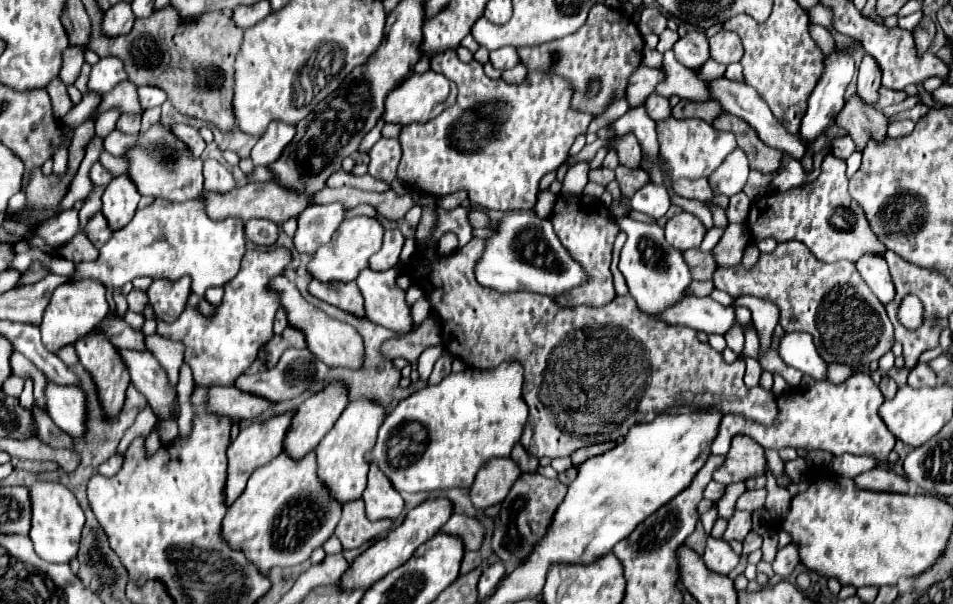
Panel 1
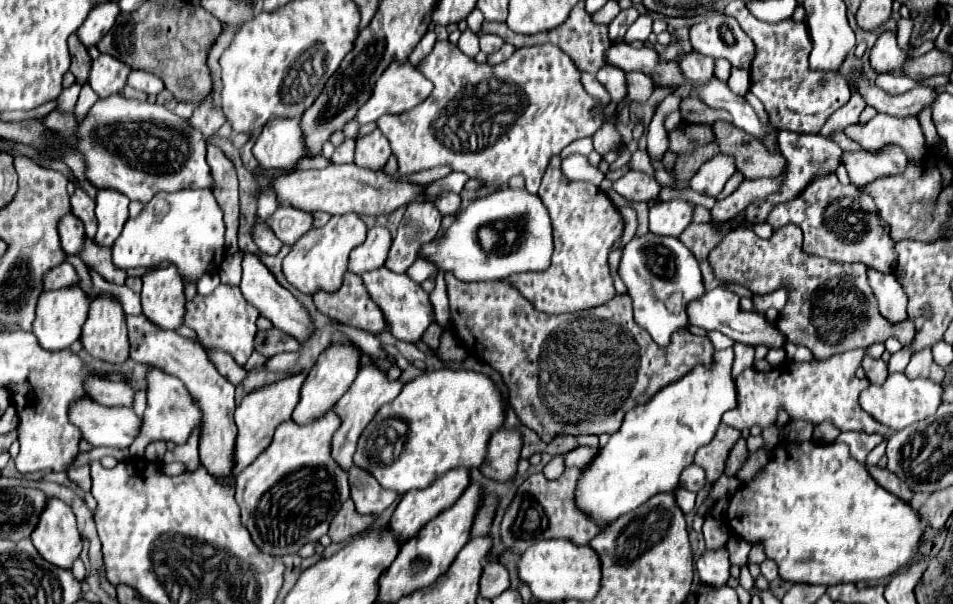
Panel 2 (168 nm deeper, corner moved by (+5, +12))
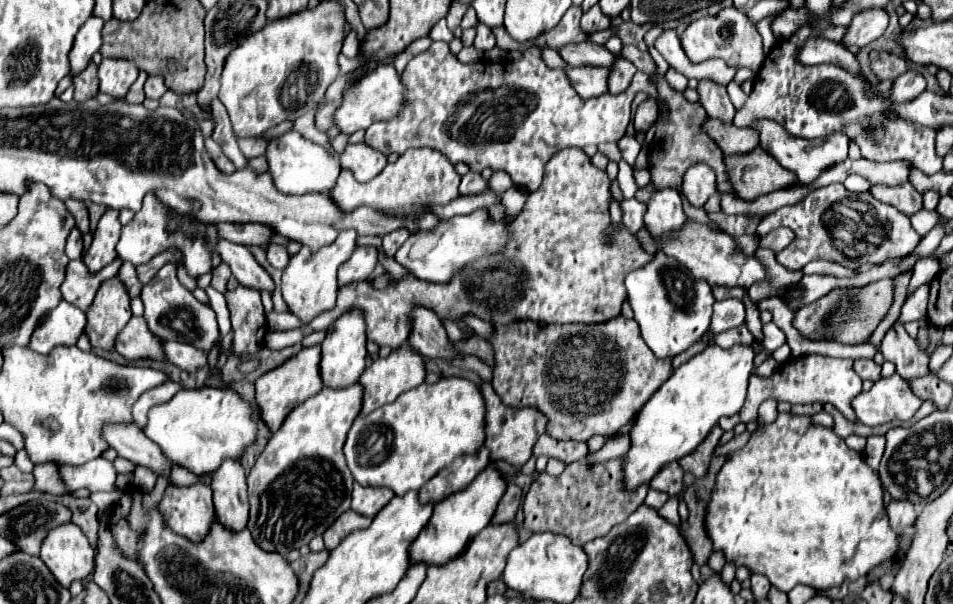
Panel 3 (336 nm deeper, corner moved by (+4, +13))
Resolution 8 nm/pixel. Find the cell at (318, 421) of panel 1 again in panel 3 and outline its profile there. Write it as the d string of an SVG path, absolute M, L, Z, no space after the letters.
M350 310L340 316L332 328L328 330L322 346L322 360L320 360L320 376L324 386L330 388L346 388L358 382L366 368L366 324L360 310Z

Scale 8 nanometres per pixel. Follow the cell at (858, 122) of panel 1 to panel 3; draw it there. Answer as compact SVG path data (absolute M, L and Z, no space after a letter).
M902 182L896 186L876 184L870 188L870 194L882 202L888 202L896 206L900 212L912 216L922 208L922 196L916 192L916 188L910 182Z

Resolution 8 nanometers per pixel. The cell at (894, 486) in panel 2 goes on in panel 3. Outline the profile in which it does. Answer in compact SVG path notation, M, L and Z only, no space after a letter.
M890 500L888 516L890 516L890 526L894 530L908 526L908 524L914 524L914 520L918 518L916 508L912 506L910 500Z

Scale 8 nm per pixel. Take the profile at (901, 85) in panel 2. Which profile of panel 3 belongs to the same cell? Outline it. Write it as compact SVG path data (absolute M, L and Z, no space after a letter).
M908 70L906 74L898 76L894 82L892 82L892 90L890 90L890 96L892 100L898 100L898 102L906 102L906 100L912 100L914 96L922 94L926 90L926 80L922 74L914 72L914 70Z

